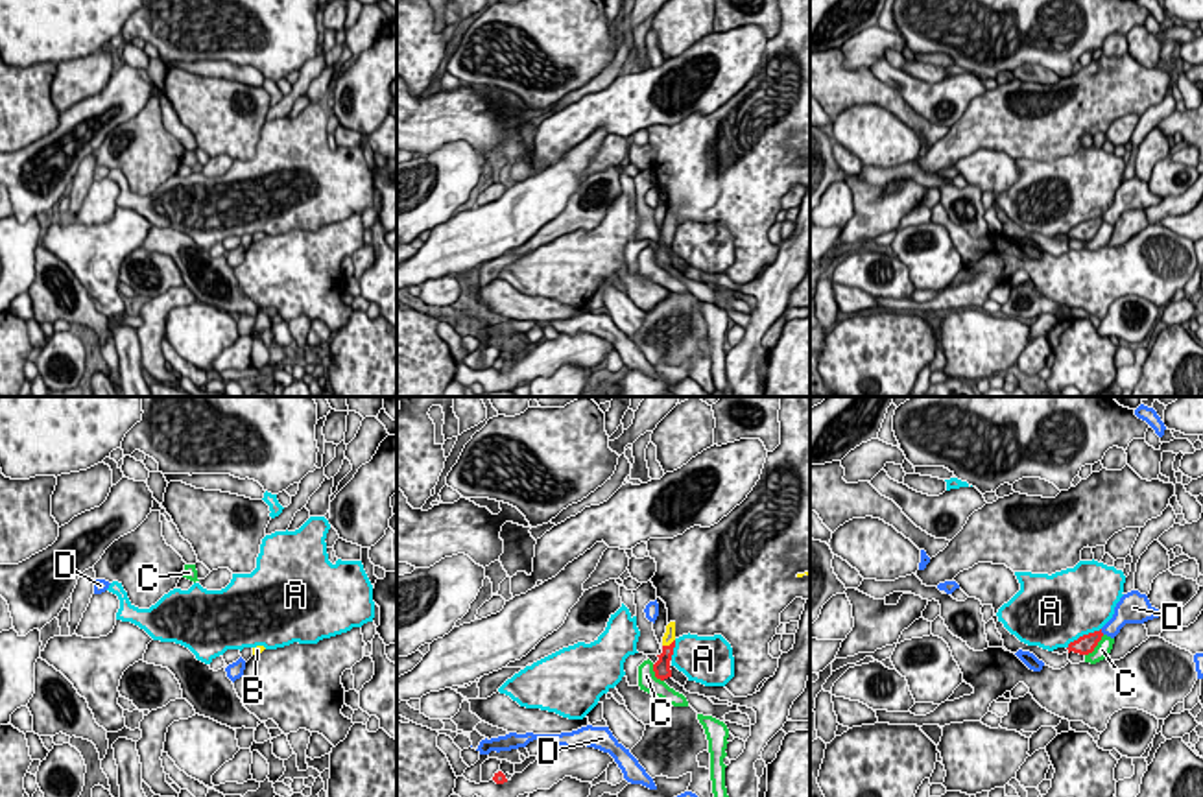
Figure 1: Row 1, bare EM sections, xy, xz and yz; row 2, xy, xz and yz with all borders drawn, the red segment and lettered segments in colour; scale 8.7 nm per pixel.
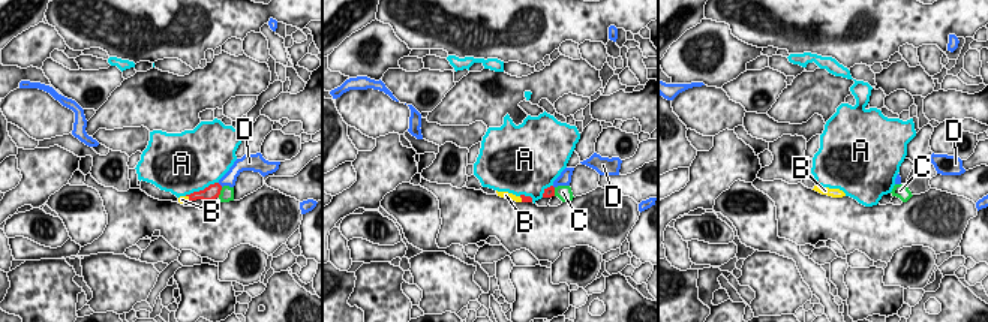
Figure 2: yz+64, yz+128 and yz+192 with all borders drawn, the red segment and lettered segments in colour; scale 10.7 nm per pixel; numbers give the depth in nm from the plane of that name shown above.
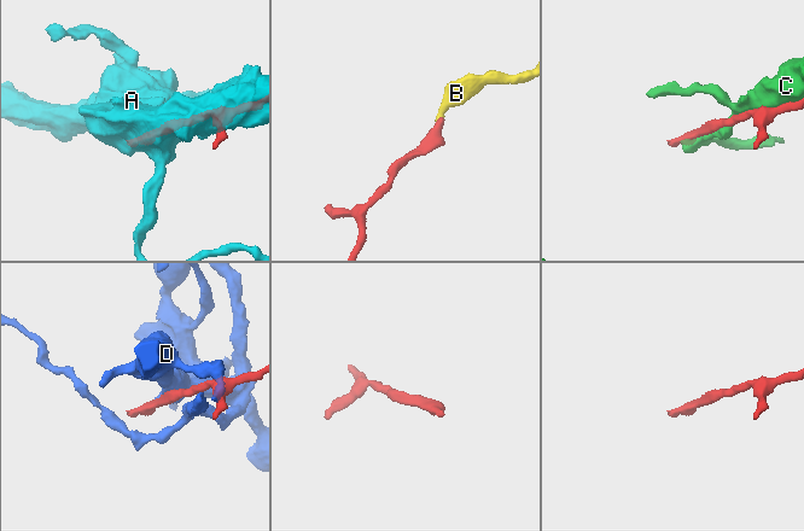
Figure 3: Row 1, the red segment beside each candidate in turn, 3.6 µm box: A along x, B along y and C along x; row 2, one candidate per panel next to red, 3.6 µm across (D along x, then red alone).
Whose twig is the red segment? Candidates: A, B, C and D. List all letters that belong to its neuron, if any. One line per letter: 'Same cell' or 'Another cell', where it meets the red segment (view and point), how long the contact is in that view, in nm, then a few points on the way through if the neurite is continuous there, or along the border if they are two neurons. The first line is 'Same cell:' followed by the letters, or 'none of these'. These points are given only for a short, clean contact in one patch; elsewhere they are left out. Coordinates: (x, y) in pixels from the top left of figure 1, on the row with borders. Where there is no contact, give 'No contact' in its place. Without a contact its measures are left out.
Same cell: B
A: Another cell. Touches red at yz (1083, 635). Shared border 360 nm
B: Same cell. Touches red at xz (670, 644). Shared border 130 nm. Path across: xz (661, 668), (670, 644), (668, 637)
C: Another cell. Touches red at yz (1096, 644). Shared border 260 nm
D: Another cell. Touches red at yz (1100, 631). Shared border 60 nm

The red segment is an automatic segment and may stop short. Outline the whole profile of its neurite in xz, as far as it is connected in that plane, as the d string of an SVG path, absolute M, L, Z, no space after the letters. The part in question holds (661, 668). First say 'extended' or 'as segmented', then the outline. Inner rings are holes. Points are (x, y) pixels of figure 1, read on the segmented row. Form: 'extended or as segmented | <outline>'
extended | M675 622L666 625L666 633L662 636L662 653L657 655L659 660L653 664L655 677L664 681L672 677L670 660L675 648Z

